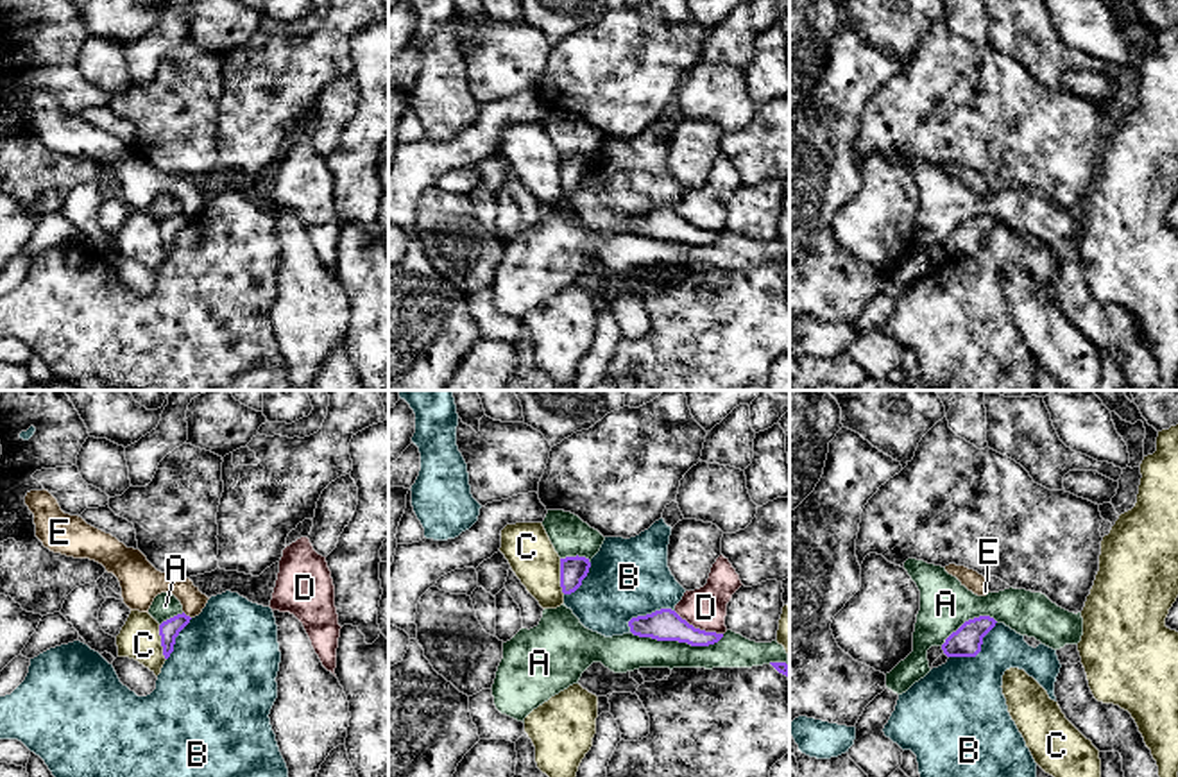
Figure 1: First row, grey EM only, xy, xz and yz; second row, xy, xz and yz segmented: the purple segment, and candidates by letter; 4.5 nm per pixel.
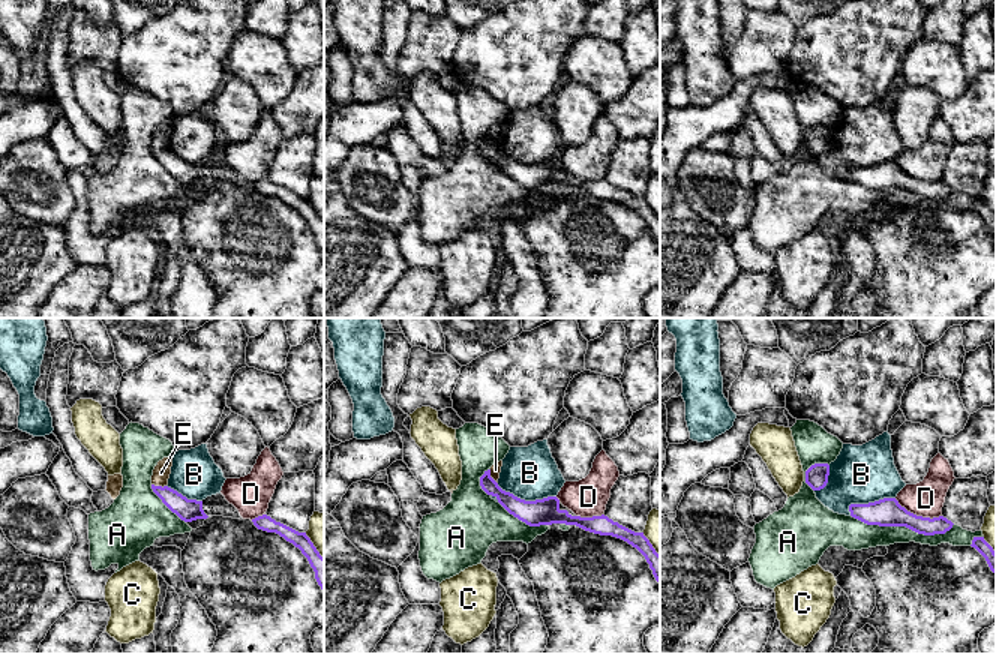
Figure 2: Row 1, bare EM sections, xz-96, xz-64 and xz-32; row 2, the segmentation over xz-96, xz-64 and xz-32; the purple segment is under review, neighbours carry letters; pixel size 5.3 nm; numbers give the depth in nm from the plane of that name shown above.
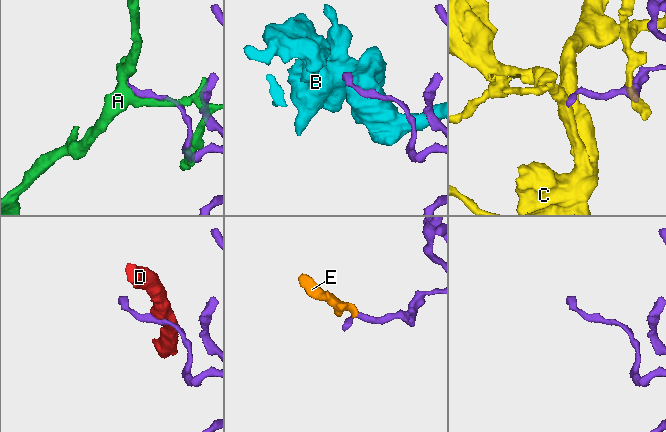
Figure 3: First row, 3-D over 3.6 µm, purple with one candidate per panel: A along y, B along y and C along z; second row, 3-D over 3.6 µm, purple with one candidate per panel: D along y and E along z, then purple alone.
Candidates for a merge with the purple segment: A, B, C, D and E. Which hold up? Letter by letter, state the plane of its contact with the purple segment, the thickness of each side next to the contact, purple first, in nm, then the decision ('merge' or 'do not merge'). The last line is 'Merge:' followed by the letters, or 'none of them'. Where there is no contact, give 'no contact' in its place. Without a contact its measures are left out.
A: contact in xz; calibres 140 and 170 nm; do not merge
B: contact in yz; calibres 140 and 400 nm; do not merge
C: contact in xz; calibres 120 and 220 nm; do not merge
D: contact in xz; calibres 140 and 190 nm; do not merge
E: contact in xy; calibres 90 and 180 nm; do not merge
Merge: none of them

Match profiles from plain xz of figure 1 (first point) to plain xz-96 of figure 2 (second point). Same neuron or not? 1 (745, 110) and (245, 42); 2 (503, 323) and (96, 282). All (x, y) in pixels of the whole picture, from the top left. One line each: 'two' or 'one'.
1: one
2: two

